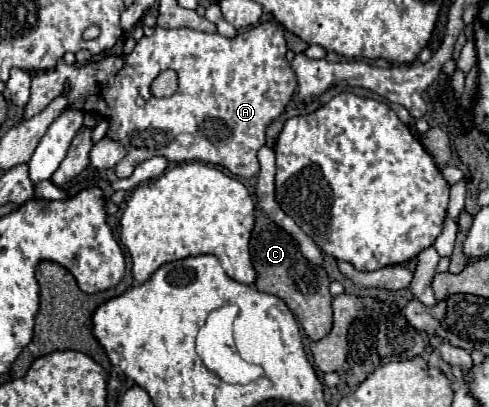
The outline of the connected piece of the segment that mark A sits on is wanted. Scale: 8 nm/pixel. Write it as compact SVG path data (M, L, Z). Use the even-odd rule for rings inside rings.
M275 21L259 23L257 27L247 29L247 31L239 33L239 35L235 35L235 37L231 37L231 39L229 39L229 37L223 37L223 35L219 35L219 33L201 33L201 31L195 31L195 29L161 29L161 27L155 27L155 33L153 33L149 39L143 37L143 39L137 43L137 47L133 49L133 53L127 55L127 57L123 57L123 55L121 55L121 57L105 57L105 59L99 61L99 63L87 63L87 65L81 65L81 67L77 67L77 65L67 65L67 63L61 59L61 61L55 65L55 69L51 69L51 71L39 71L37 75L33 75L33 81L31 81L31 99L29 99L27 107L25 107L23 119L29 119L29 117L37 115L41 109L45 109L55 97L59 97L59 95L65 91L65 83L69 81L69 85L71 85L71 89L69 89L71 105L69 105L69 107L71 107L71 109L83 109L83 111L97 111L97 113L101 113L103 117L107 117L107 119L111 121L111 129L109 129L107 137L115 137L115 139L123 141L125 149L127 149L127 155L125 155L123 161L119 161L119 165L115 167L117 177L131 177L131 173L135 171L135 167L137 167L139 163L151 159L151 157L165 157L165 159L171 161L171 163L195 161L195 159L197 159L197 161L203 161L203 163L221 165L221 167L225 167L227 171L231 171L233 175L237 175L237 177L241 177L241 179L249 179L249 177L253 177L253 175L259 173L257 151L265 145L265 131L267 131L269 123L275 121L275 119L285 111L285 107L287 107L287 103L289 103L289 99L291 99L291 95L295 93L295 87L297 87L295 73L293 73L291 65L287 63L285 53L287 53L287 43L285 43L285 39L283 39L283 29L281 29ZM165 69L173 69L173 71L177 73L177 77L179 77L179 89L177 89L177 93L173 93L171 97L153 97L153 95L151 95L151 83L153 83L153 79L155 79L161 71L165 71Z

